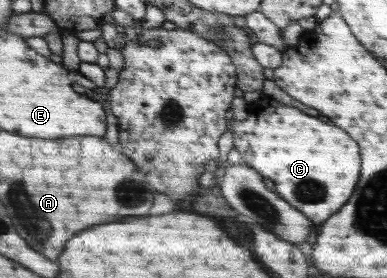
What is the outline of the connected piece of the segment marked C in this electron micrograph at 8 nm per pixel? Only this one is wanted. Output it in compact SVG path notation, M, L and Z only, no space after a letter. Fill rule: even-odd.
M264 98L258 101L262 117L248 114L243 121L234 121L232 124L232 135L234 147L240 151L244 163L254 165L258 173L272 179L276 183L276 193L280 197L286 197L290 205L294 205L306 217L309 217L314 225L322 224L333 216L338 209L350 199L354 188L360 178L360 147L355 138L351 138L341 127L332 123L322 123L316 117L310 117L298 108Z

